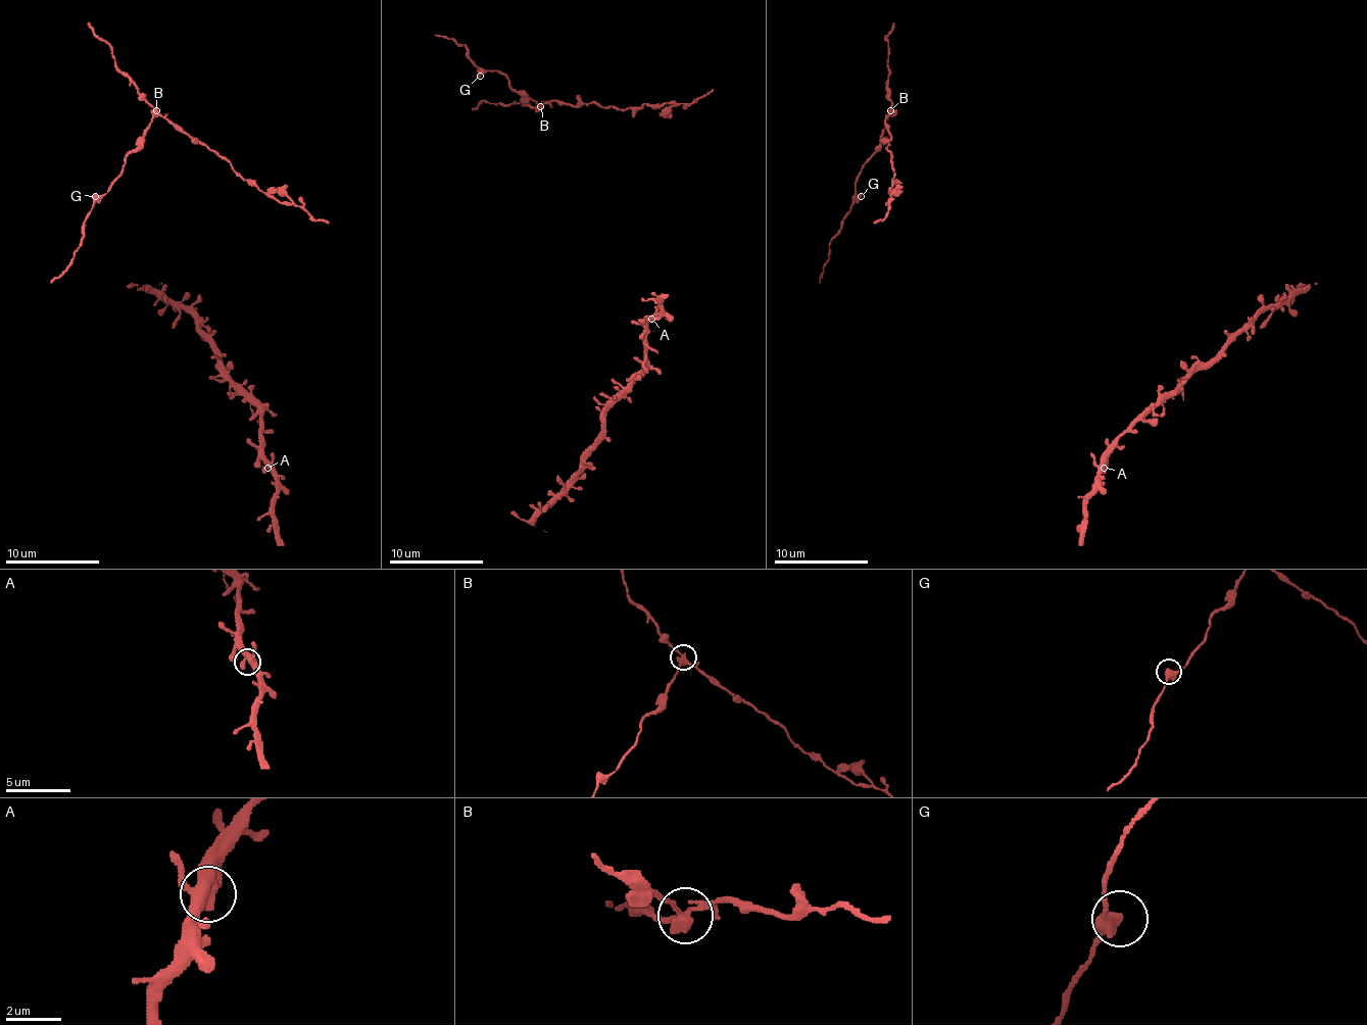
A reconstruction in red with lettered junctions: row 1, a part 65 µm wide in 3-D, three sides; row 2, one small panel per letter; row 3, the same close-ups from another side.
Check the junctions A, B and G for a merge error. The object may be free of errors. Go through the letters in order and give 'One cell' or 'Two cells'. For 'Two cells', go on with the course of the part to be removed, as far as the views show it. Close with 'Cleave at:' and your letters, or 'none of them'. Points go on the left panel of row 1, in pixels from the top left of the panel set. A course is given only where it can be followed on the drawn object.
A: One cell
B: Two cells. Course of the part to remove: (156, 111), (208, 146), (239, 175), (279, 201), (296, 203), (314, 220), (329, 222)
G: One cell
Cleave at: B

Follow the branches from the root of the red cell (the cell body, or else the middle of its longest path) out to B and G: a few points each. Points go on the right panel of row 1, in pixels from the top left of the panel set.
B: (884, 220), (888, 210), (888, 189), (893, 177), (891, 153), (886, 149), (891, 137), (886, 115), (891, 111)
G: (884, 220), (893, 177), (886, 115), (881, 146), (856, 182), (861, 196)

